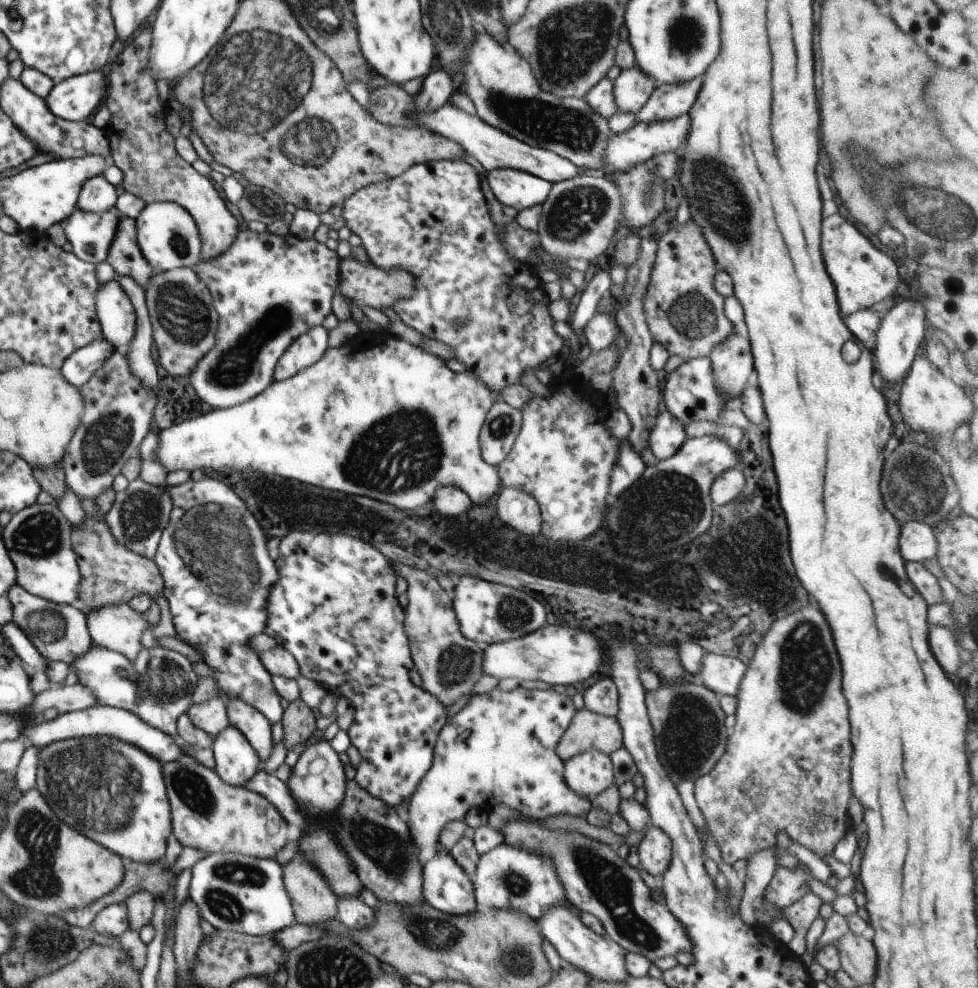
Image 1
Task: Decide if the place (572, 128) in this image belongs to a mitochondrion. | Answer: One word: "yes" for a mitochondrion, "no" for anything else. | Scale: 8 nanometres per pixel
yes

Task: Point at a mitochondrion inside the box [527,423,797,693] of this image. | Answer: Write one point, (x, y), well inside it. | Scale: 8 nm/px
(664, 508)

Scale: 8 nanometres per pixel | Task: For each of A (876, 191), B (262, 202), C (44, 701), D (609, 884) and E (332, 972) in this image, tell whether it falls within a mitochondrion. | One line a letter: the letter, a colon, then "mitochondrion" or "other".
A: mitochondrion
B: mitochondrion
C: other
D: mitochondrion
E: mitochondrion

